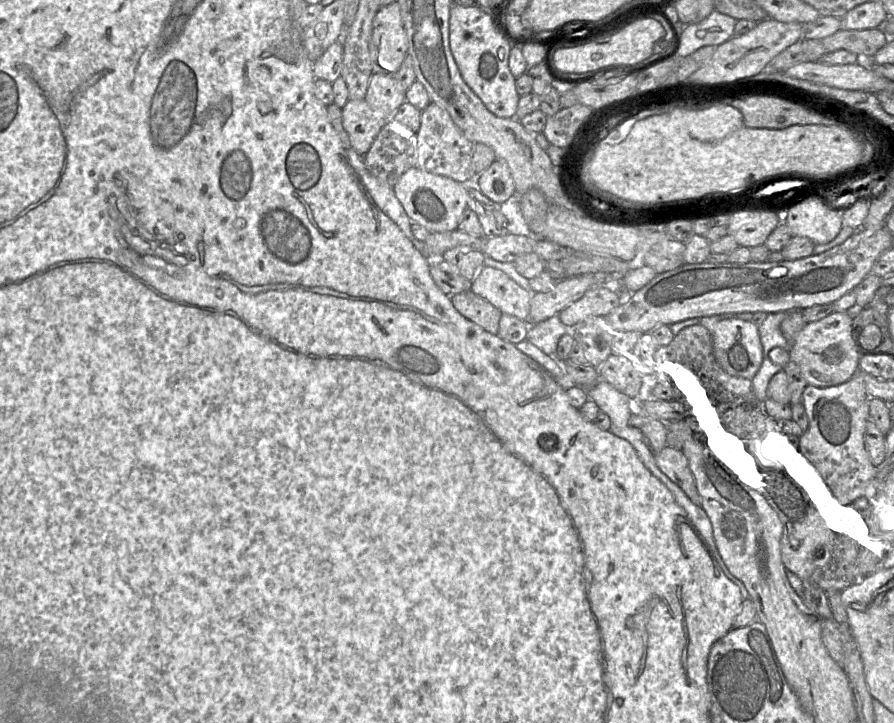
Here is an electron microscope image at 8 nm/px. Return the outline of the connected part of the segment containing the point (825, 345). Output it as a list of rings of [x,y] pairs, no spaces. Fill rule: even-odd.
[[[833,312],[821,320],[805,324],[789,349],[790,361],[796,363],[808,385],[825,388],[849,381],[859,371],[862,356],[852,335],[852,317]]]

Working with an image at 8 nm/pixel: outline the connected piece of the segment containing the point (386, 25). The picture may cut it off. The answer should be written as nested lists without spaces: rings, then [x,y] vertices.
[[[397,2],[380,7],[375,15],[369,53],[373,73],[394,76],[399,71],[408,54],[408,40]]]

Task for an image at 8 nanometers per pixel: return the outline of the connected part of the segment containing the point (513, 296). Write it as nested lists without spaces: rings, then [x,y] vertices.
[[[485,265],[472,281],[471,290],[492,303],[502,314],[530,320],[531,299],[536,292],[524,289],[502,270]]]

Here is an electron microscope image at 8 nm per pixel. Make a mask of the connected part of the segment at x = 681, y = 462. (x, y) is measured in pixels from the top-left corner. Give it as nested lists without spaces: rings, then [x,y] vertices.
[[[665,446],[655,451],[656,460],[659,465],[677,481],[680,488],[695,503],[701,503],[695,478],[684,453],[673,447]]]

